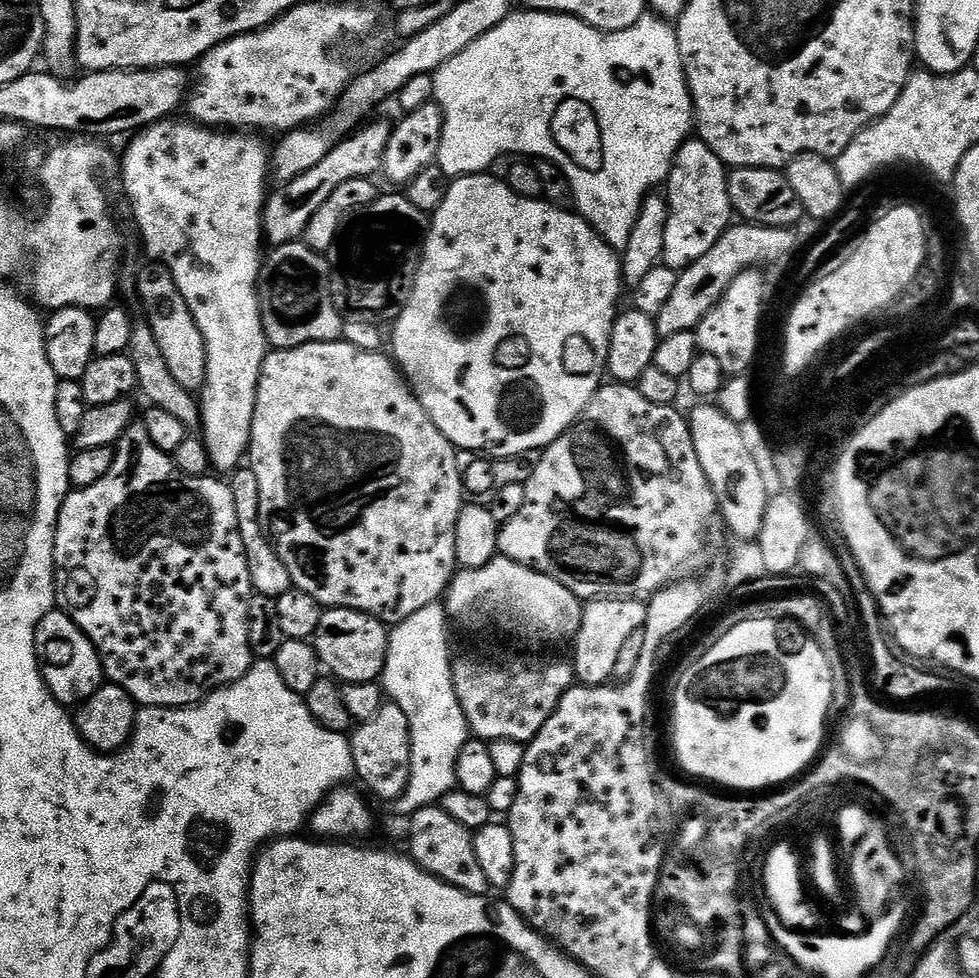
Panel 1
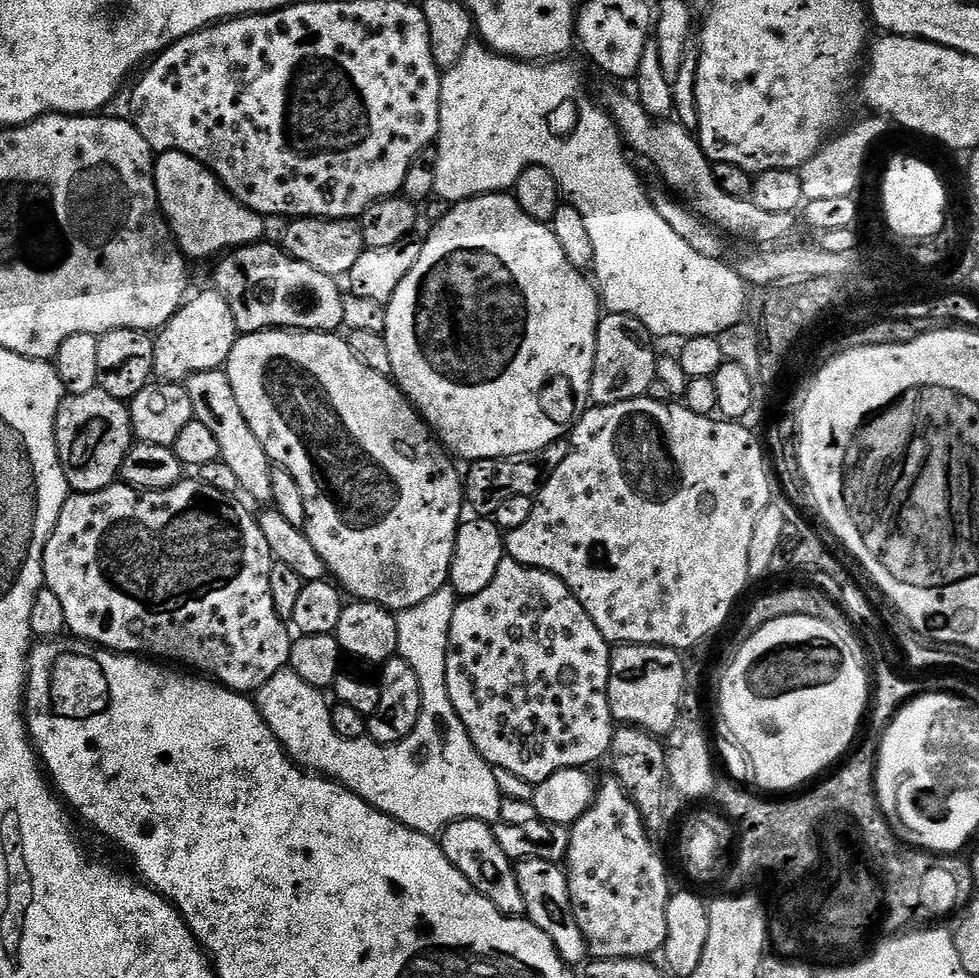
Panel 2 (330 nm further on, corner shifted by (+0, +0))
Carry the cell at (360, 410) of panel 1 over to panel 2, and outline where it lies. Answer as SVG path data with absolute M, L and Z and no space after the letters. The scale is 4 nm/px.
M295 330L245 332L237 335L234 350L230 350L226 371L230 386L234 386L234 398L238 398L238 407L242 409L242 418L246 418L246 426L254 430L254 438L262 442L262 450L266 450L273 465L290 470L294 482L298 482L302 502L306 504L302 531L310 538L310 546L318 550L318 558L326 562L331 579L349 597L365 604L377 604L399 614L410 606L418 606L418 602L426 602L426 598L430 598L434 590L449 583L448 575L452 565L456 532L462 523L460 511L465 511L466 508L462 472L461 469L460 472L456 469L457 461L449 455L444 445L436 439L432 429L424 423L424 417L412 407L404 393L389 377L378 374L378 370L370 370L370 366L362 366L362 362L354 358L354 350L350 350L343 335L340 336L336 332Z

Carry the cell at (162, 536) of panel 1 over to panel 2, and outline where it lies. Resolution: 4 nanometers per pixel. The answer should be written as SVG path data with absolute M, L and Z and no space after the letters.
M181 478L174 486L157 492L131 488L129 484L117 482L97 492L78 492L69 495L68 501L62 506L62 514L58 514L58 522L46 542L44 582L57 596L58 602L62 602L62 611L66 613L68 623L67 631L75 639L107 648L109 652L147 654L157 661L171 662L181 669L203 674L215 680L217 684L223 684L231 692L255 694L263 684L270 682L270 678L274 678L274 674L288 667L294 639L289 625L282 618L278 618L278 610L274 610L274 598L270 598L270 570L274 563L272 551L270 546L266 546L259 519L255 515L251 516L239 504L239 499L222 494L222 490L214 490L214 486L206 486L198 478L188 479Z

